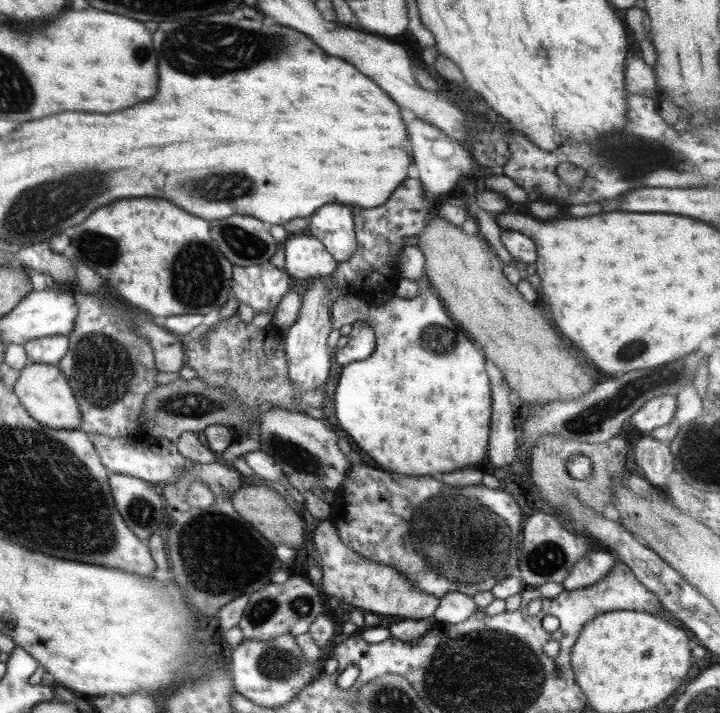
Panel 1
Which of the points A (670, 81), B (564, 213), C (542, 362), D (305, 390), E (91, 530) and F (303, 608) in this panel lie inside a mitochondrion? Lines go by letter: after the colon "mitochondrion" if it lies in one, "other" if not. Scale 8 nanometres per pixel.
A: other
B: other
C: other
D: other
E: mitochondrion
F: mitochondrion

